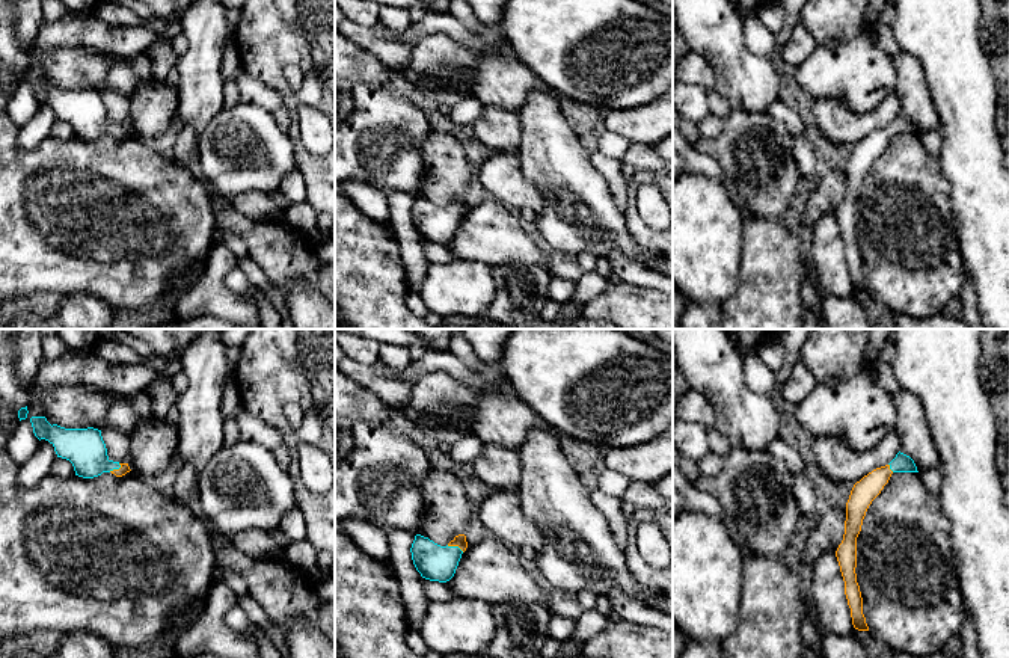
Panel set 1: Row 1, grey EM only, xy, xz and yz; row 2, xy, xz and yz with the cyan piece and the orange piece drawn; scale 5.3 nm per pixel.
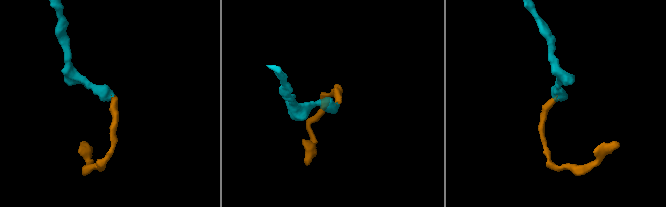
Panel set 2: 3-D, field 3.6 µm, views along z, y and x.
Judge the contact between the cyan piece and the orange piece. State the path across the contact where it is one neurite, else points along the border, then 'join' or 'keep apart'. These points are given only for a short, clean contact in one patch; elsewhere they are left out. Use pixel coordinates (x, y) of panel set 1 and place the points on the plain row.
runs through xz (433, 224), (441, 224), (456, 209), (459, 202); join

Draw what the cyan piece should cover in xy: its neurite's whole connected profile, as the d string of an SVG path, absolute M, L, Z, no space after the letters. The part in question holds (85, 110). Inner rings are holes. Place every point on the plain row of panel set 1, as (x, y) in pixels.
M32 78L30 85L35 98L39 103L48 103L54 109L57 119L69 122L78 139L94 140L103 134L122 139L131 133L128 125L109 121L101 92L98 91L65 91L57 86L51 88L45 78Z

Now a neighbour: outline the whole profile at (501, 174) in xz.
M495 152L478 166L477 175L483 187L510 210L543 210L543 196L522 172L516 152Z

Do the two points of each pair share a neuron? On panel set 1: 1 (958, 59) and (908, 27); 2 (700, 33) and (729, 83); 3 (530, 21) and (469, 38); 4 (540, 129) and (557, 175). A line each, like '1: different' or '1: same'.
1: same
2: same
3: different
4: same

